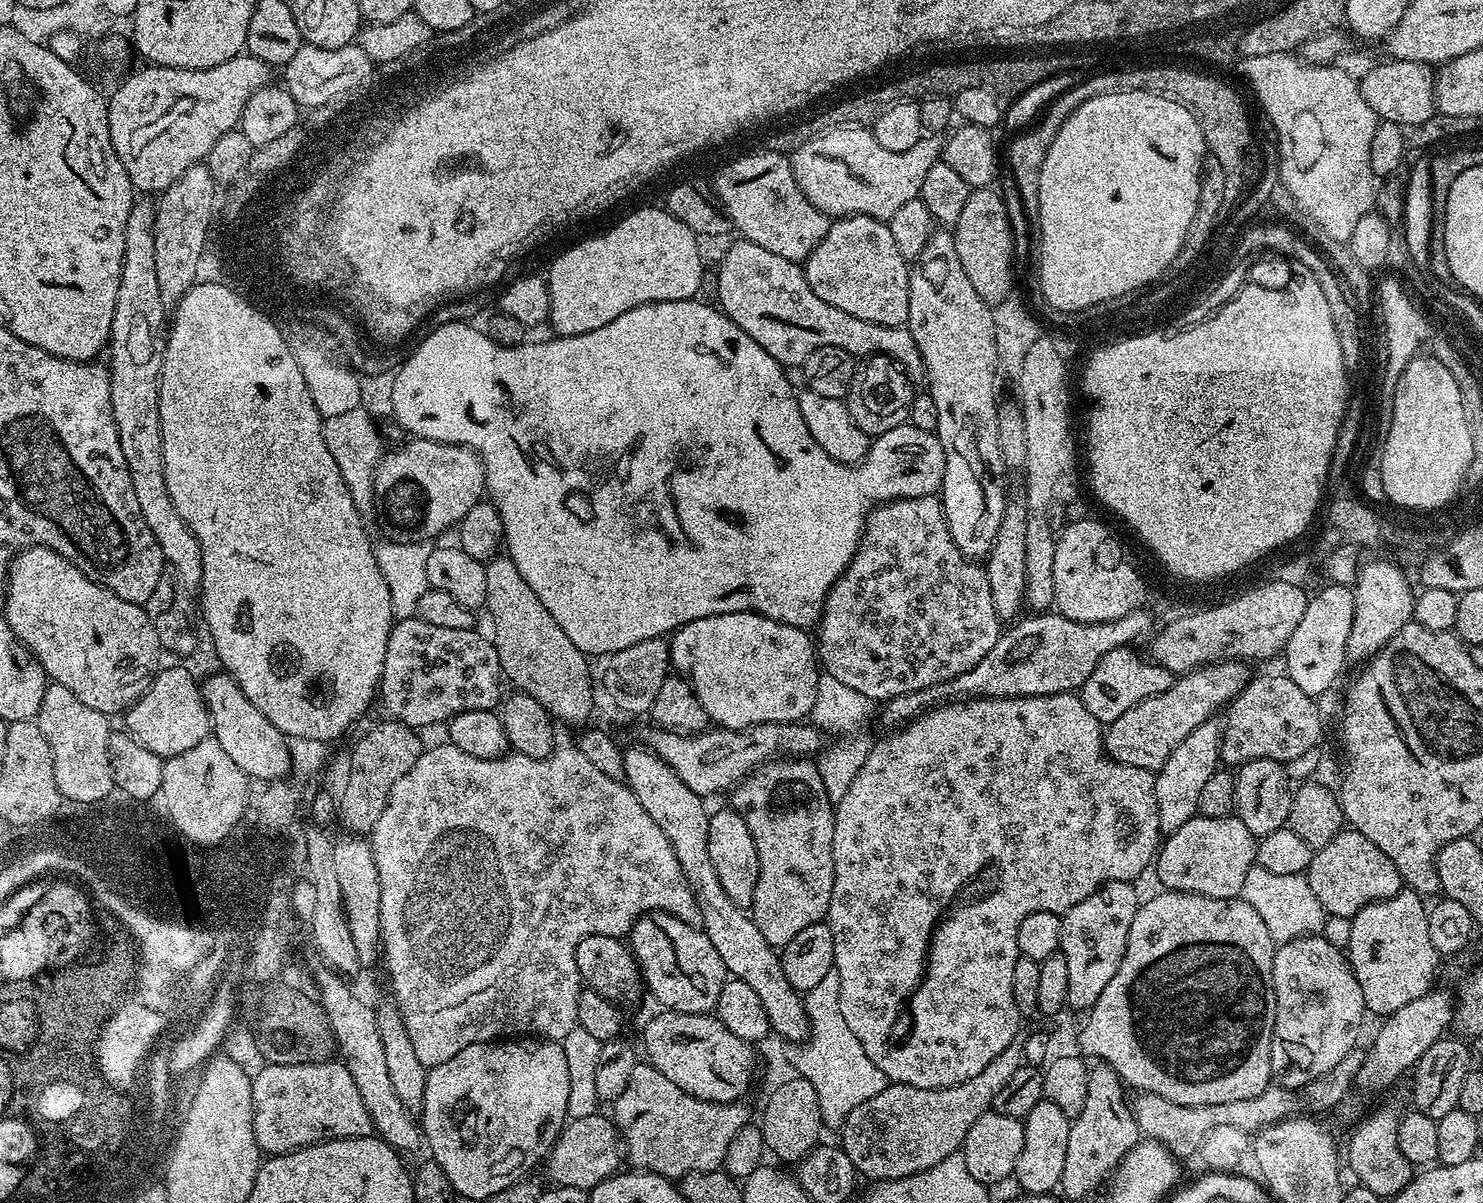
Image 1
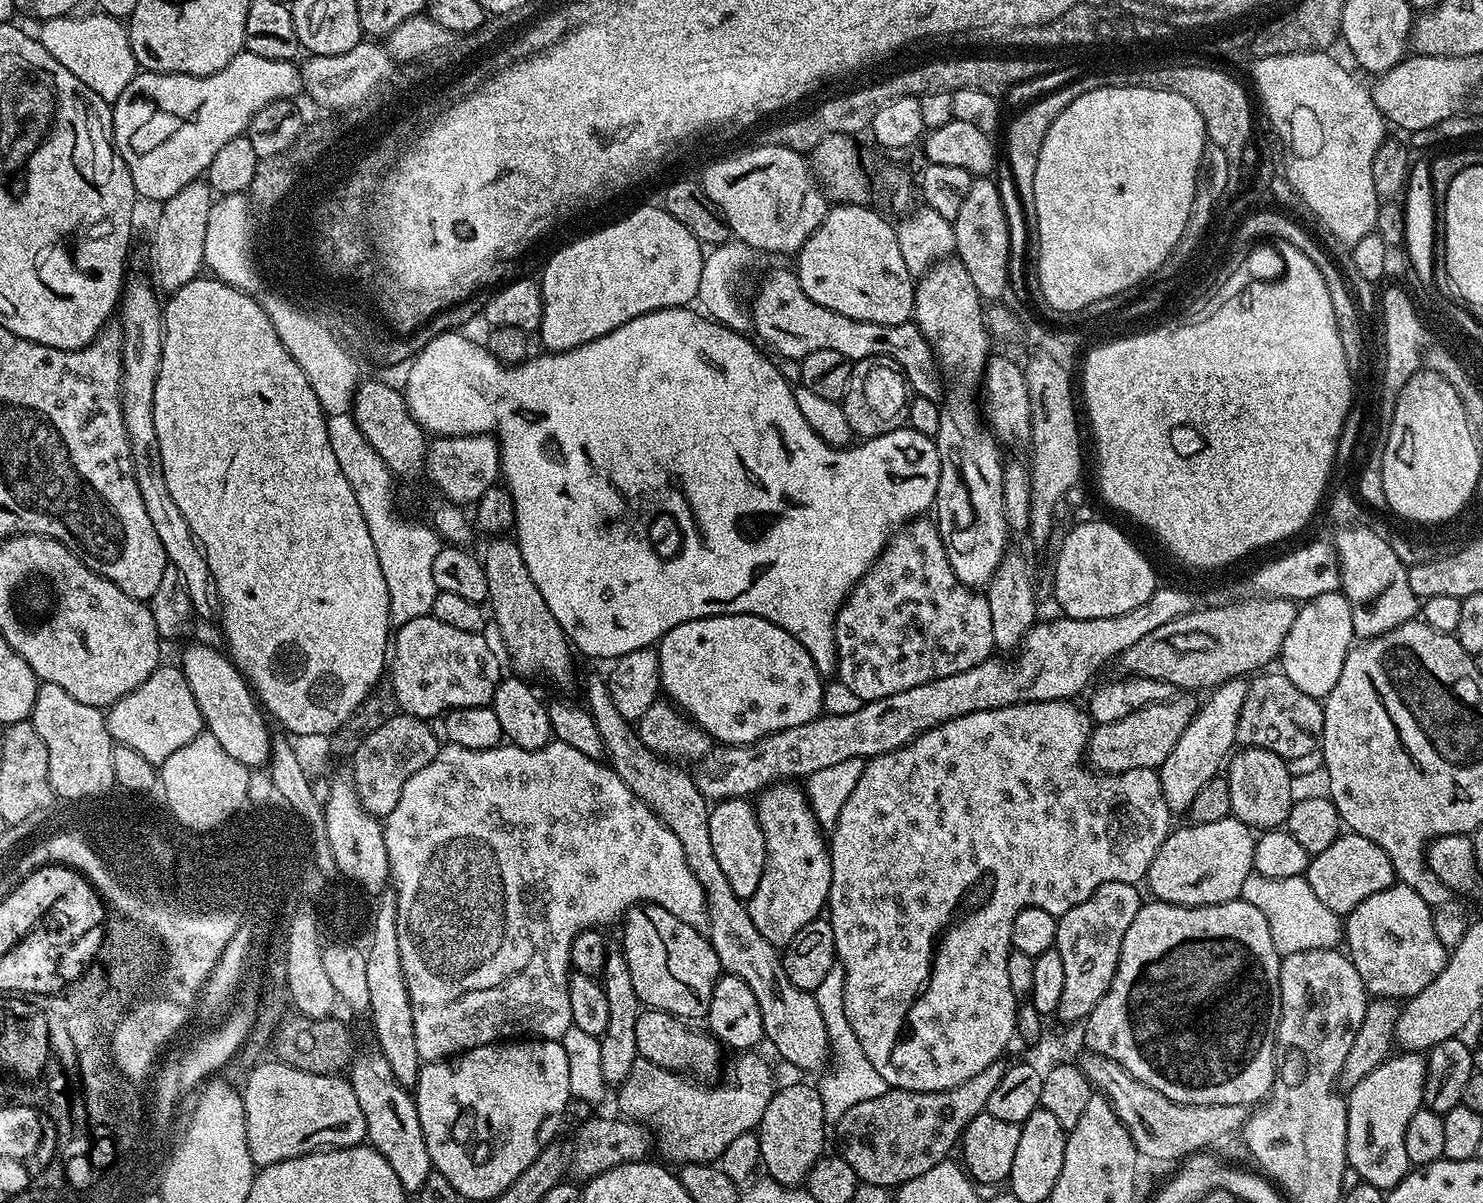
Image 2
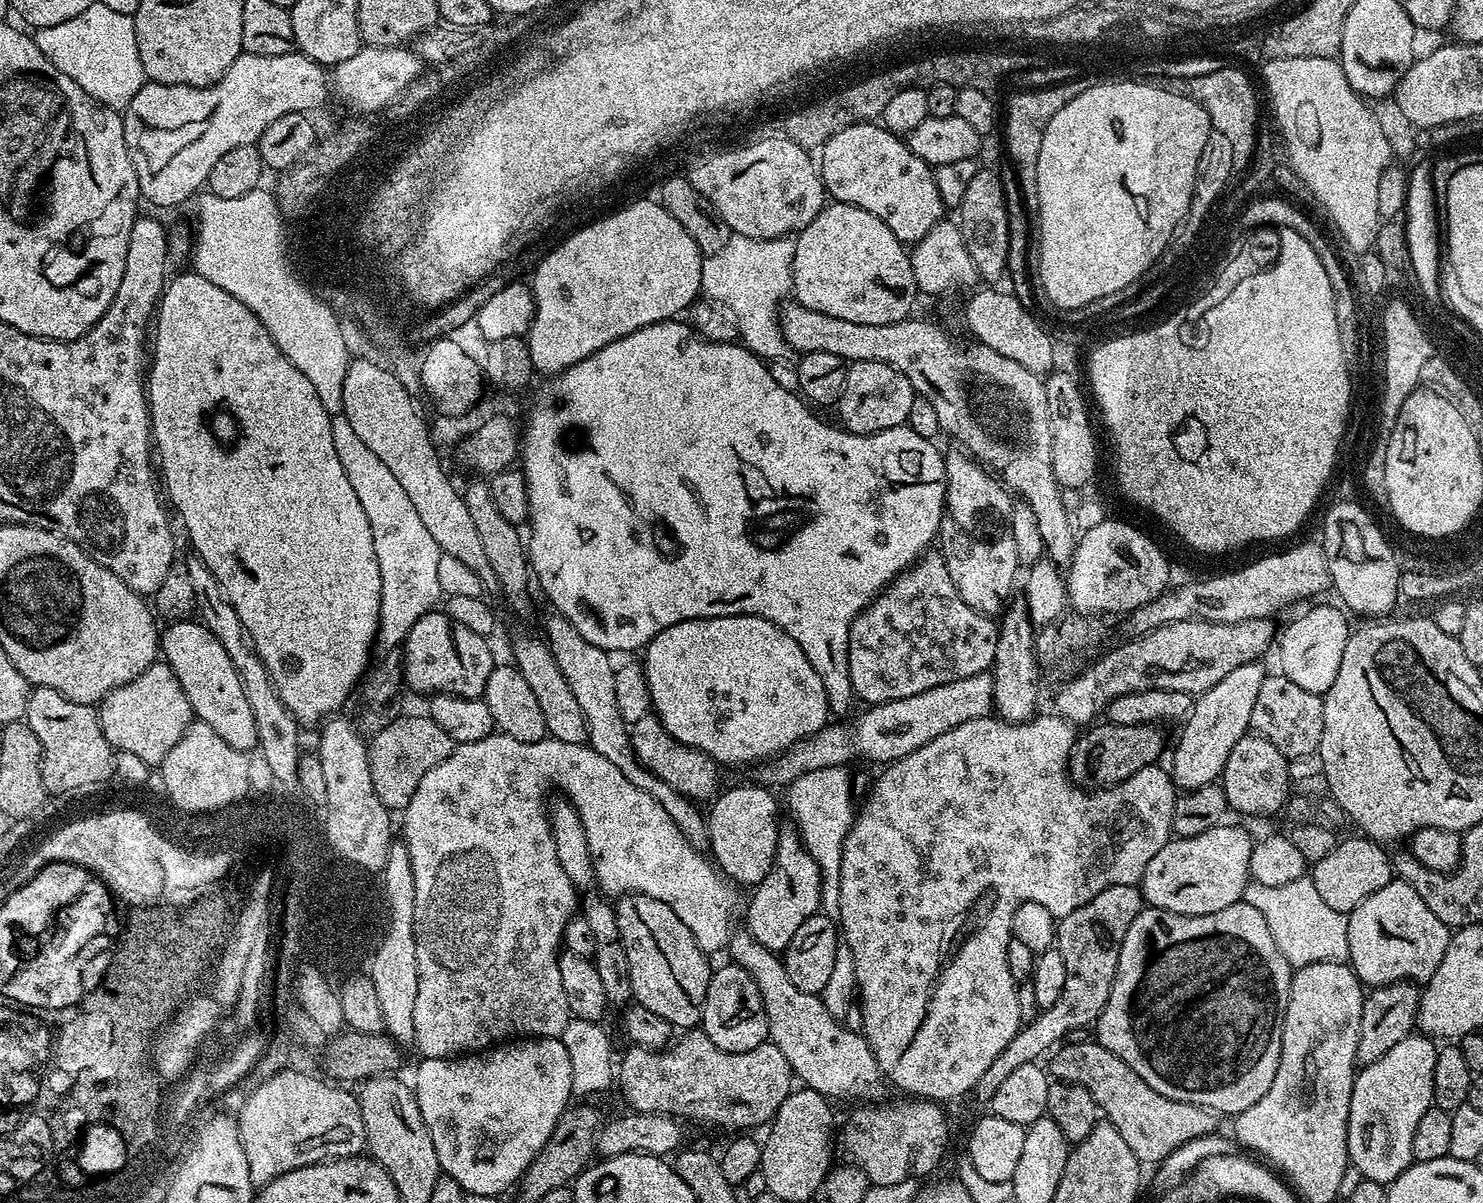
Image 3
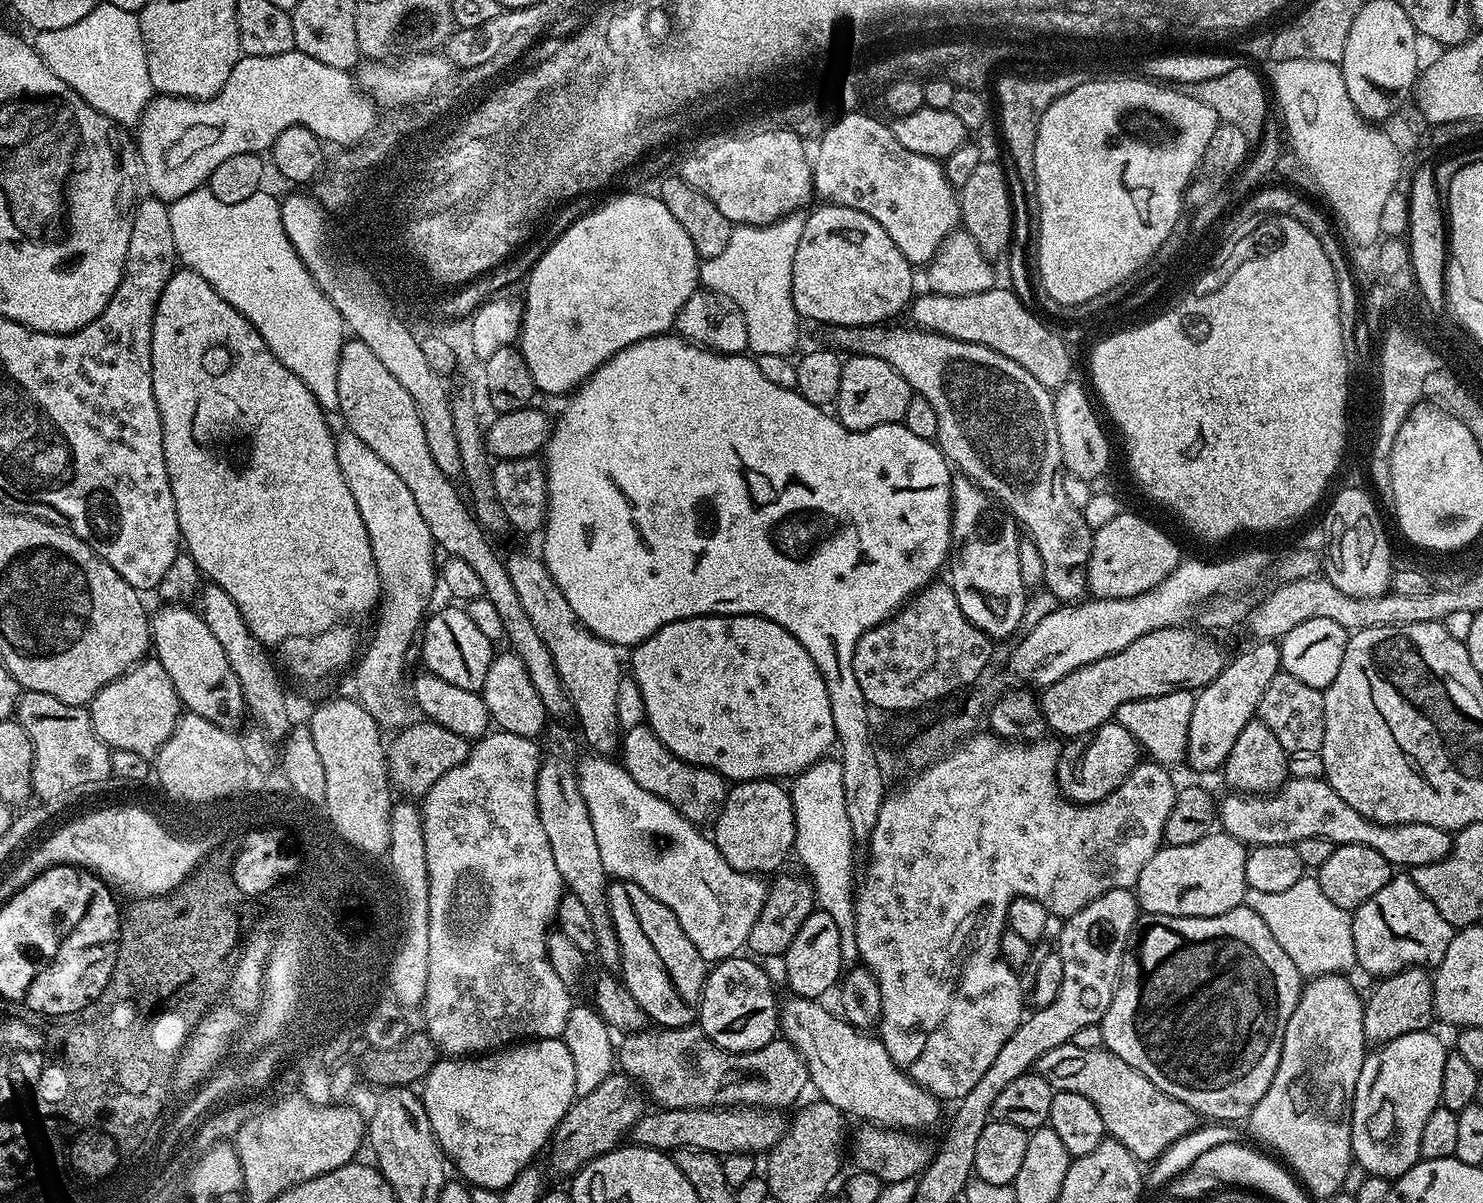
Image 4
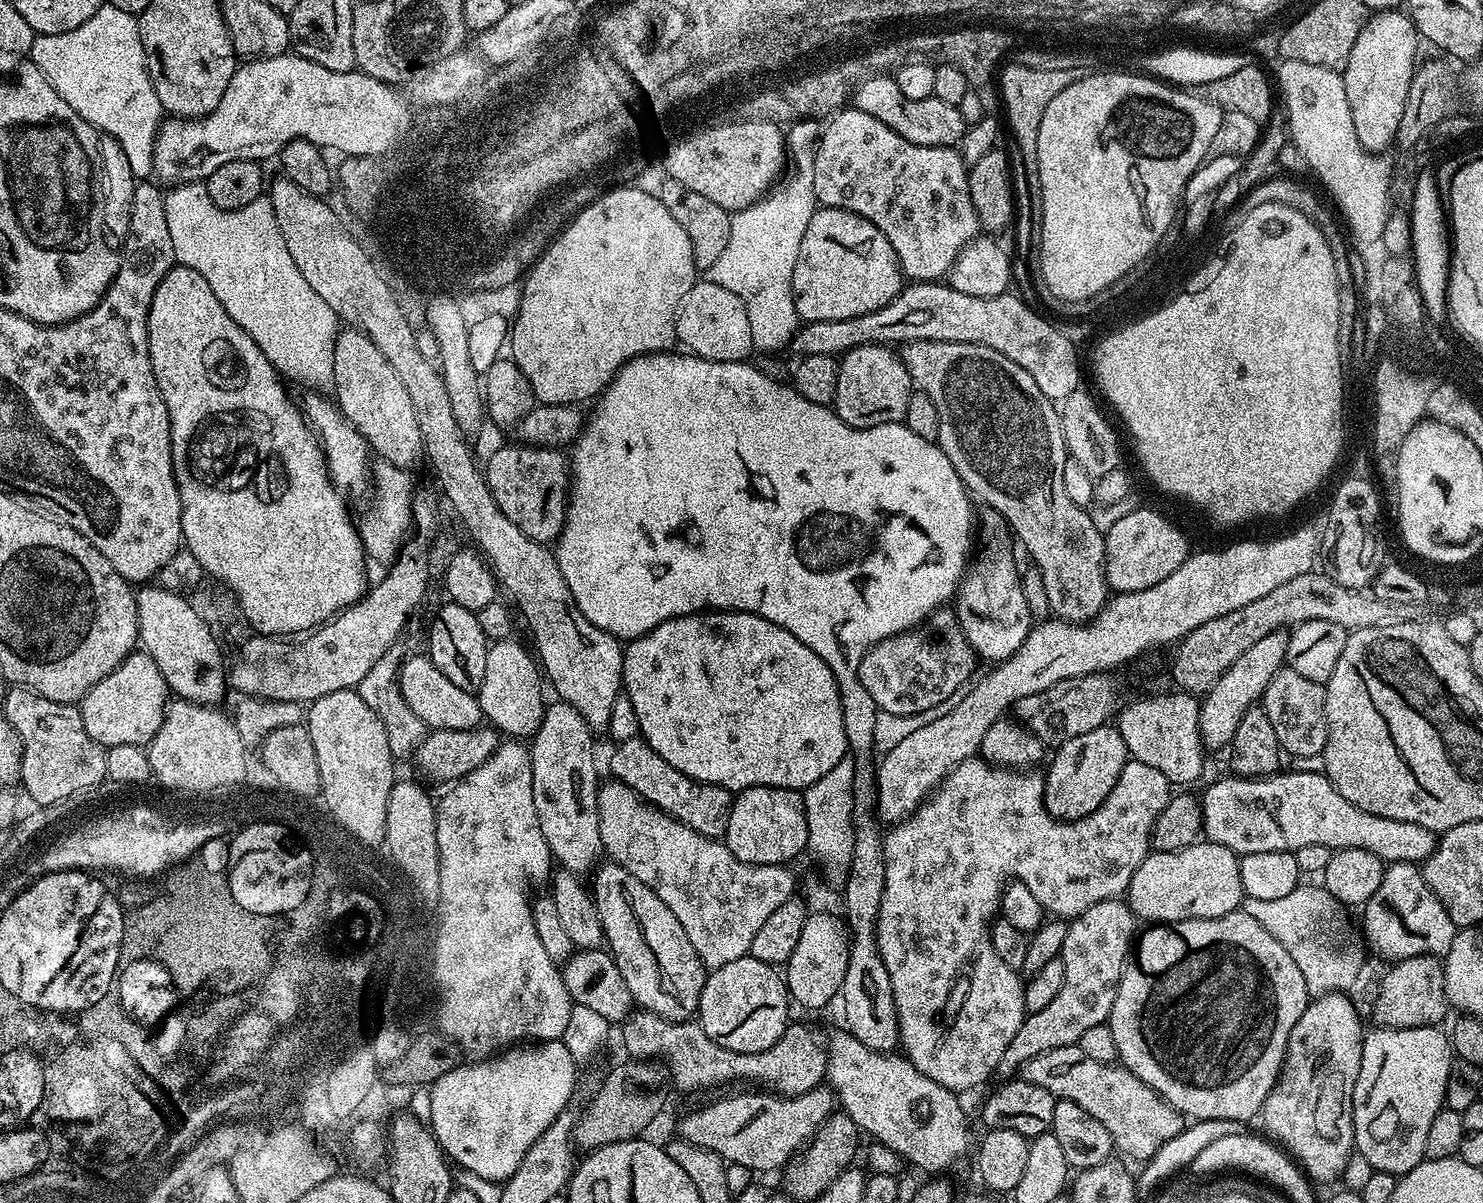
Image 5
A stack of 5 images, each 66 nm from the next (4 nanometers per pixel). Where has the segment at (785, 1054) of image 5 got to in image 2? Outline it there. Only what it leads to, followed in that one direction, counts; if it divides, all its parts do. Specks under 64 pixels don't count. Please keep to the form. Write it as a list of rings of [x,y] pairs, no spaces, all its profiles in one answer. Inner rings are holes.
[[[752,1050],[745,1051],[741,1055],[744,1057],[732,1068],[732,1081],[715,1086],[693,1082],[687,1075],[638,1058],[626,1082],[619,1085],[619,1115],[651,1129],[658,1152],[660,1148],[665,1156],[663,1159],[673,1160],[673,1165],[719,1161],[722,1150],[726,1150],[738,1134],[746,1134],[759,1127],[766,1106],[778,1089],[771,1066],[756,1054]]]

